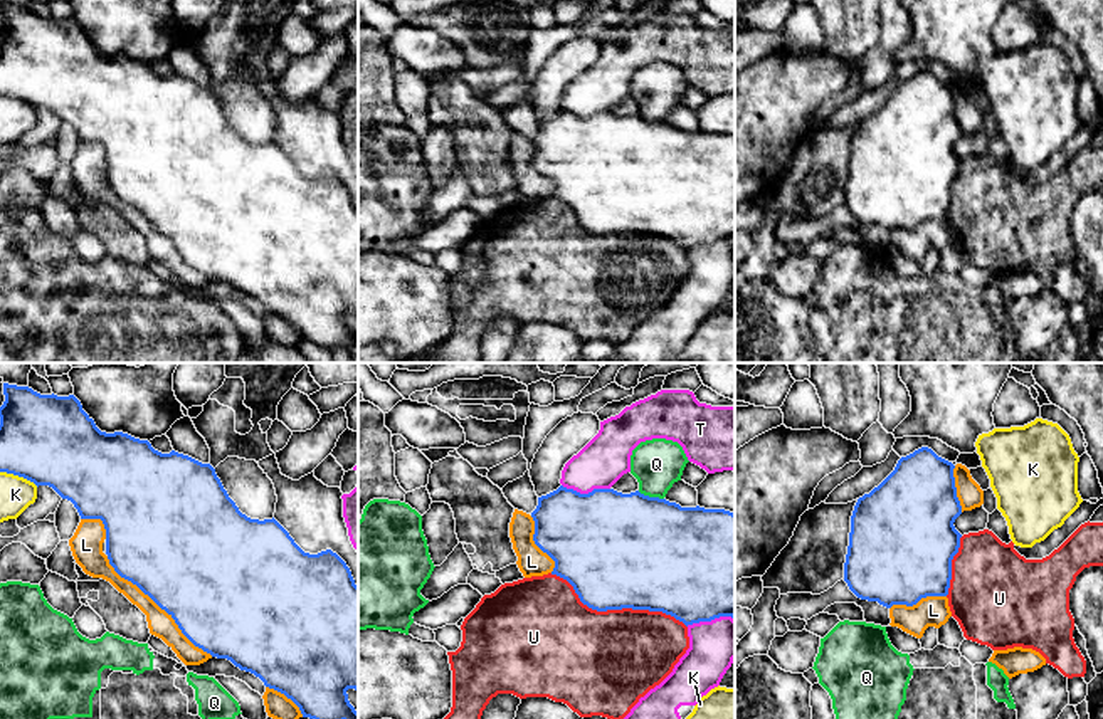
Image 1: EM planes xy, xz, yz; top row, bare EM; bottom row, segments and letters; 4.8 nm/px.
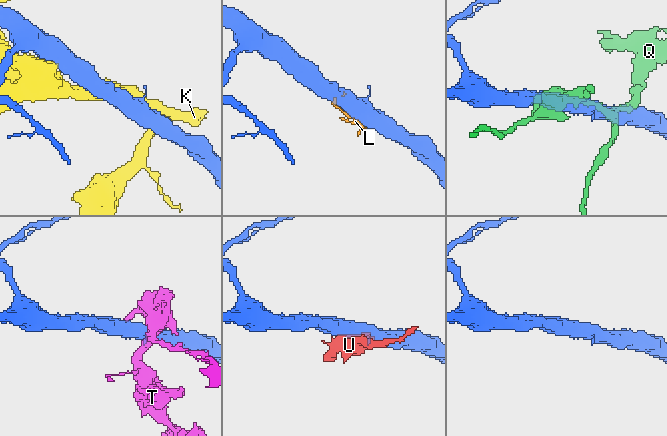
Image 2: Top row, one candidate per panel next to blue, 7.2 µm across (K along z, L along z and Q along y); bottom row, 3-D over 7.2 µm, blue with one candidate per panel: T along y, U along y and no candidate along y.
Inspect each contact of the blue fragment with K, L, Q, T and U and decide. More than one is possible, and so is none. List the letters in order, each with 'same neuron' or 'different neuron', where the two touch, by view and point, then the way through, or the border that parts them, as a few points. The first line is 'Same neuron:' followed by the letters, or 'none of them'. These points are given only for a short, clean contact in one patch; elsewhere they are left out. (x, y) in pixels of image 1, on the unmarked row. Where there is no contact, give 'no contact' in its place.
Same neuron: none of them
K: different neuron; meets blue in xy at (19, 99)
L: different neuron; meets blue in xy at (158, 229)
Q: different neuron; meets blue in xz at (651, 121)
T: different neuron; meets blue in xz at (585, 118)
U: different neuron; meets blue in xz at (616, 232)

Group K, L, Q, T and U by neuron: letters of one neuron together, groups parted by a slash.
K / L U / Q / T

